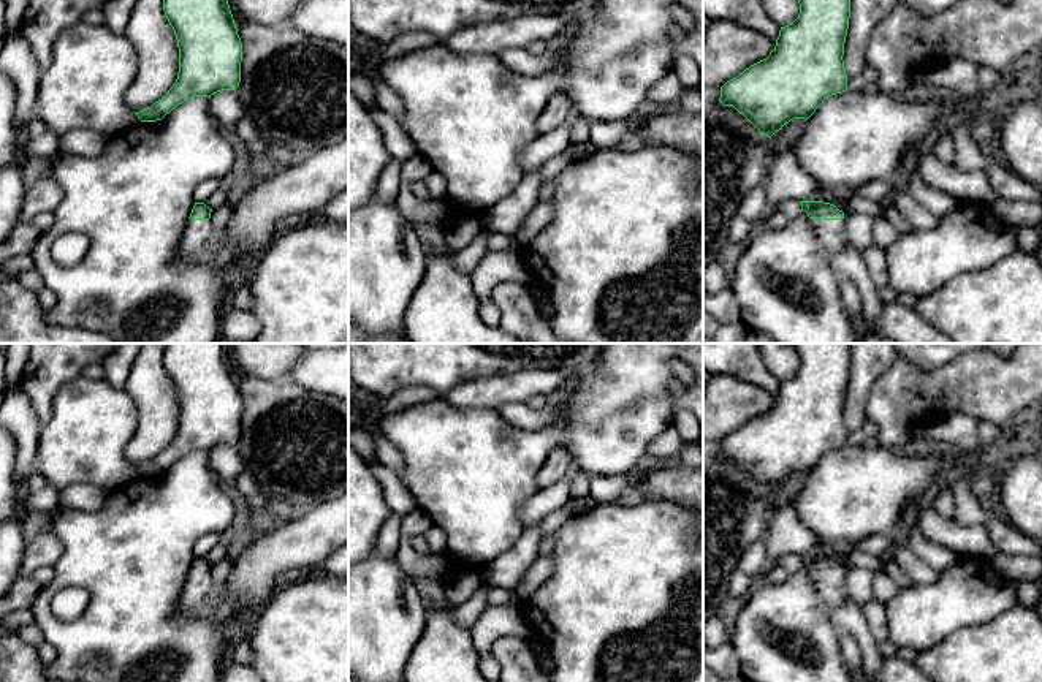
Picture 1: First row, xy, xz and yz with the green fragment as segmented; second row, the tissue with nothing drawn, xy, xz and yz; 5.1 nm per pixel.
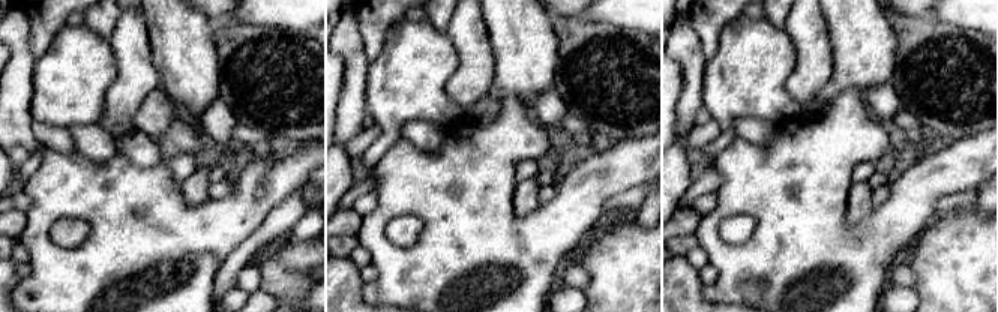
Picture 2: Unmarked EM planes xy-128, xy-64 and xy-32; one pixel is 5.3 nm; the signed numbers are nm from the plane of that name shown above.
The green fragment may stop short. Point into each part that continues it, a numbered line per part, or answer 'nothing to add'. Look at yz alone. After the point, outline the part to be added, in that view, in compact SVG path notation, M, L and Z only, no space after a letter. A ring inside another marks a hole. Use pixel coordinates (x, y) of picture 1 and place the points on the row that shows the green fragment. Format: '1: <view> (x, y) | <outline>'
1: yz (832, 233) | M809 218L817 237L833 253L842 252L847 244L846 218L841 220L814 220Z

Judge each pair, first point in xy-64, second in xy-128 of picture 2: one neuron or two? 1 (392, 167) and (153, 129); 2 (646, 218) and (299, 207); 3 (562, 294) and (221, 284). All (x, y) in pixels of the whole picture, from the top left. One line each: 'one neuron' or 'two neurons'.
1: two neurons
2: two neurons
3: two neurons

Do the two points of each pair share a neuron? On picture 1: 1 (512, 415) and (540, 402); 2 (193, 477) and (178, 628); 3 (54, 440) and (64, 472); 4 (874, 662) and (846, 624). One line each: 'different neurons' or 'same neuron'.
1: different neurons
2: same neuron
3: same neuron
4: same neuron

